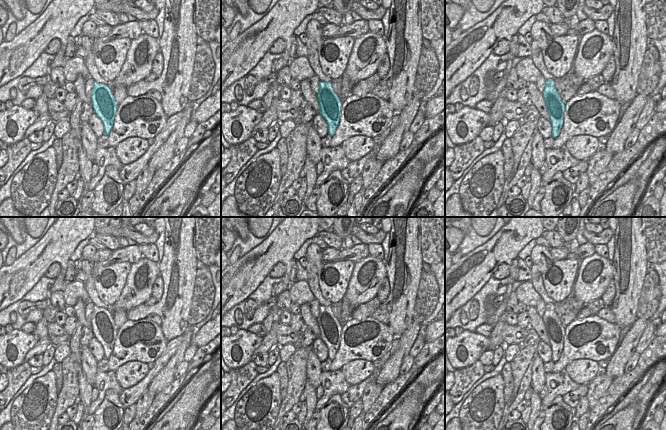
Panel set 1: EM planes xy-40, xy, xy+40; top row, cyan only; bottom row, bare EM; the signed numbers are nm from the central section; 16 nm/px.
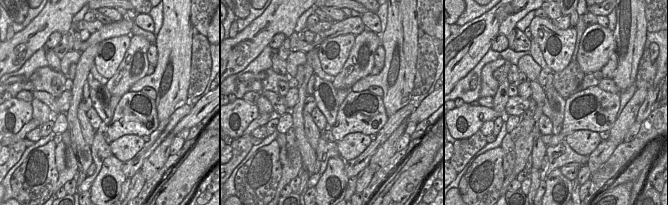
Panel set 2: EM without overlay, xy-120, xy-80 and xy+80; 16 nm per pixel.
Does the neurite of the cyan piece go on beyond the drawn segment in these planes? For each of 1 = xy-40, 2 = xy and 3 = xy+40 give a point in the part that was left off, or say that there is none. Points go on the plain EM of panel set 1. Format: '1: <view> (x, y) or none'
1: none
2: none
3: none

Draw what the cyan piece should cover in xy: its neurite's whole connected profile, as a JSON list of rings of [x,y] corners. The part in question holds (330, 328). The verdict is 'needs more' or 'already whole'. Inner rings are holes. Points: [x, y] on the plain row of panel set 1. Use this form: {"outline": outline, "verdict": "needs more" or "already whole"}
{"outline": [[[331,306],[319,307],[319,316],[316,318],[320,329],[320,338],[328,348],[328,358],[333,360],[339,349],[342,325],[334,316]]], "verdict": "already whole"}

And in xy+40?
{"outline": [[[553,303],[546,304],[542,319],[552,350],[552,361],[555,363],[559,360],[564,347],[565,326],[557,316]]], "verdict": "already whole"}

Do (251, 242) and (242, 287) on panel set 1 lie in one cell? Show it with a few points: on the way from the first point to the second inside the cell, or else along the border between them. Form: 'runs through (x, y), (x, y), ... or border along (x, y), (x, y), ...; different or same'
border along (268, 236), (240, 258); different

